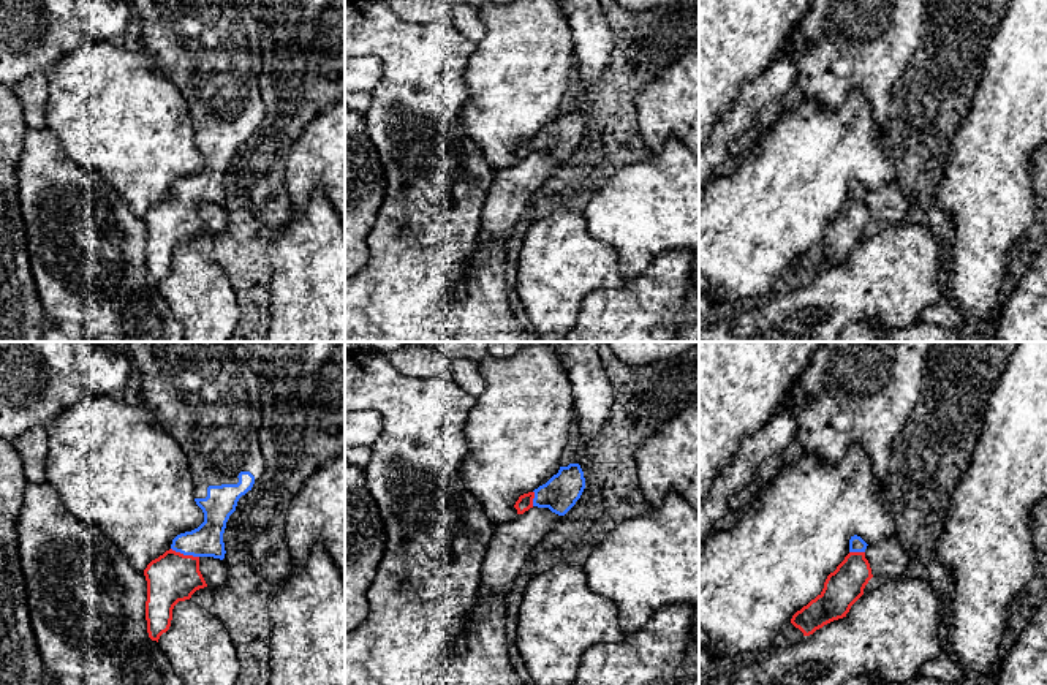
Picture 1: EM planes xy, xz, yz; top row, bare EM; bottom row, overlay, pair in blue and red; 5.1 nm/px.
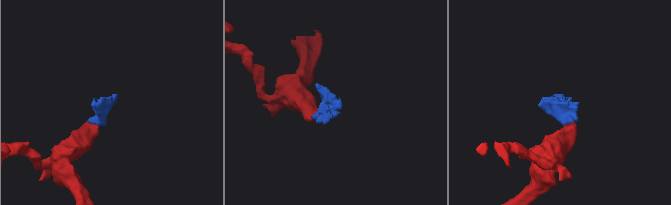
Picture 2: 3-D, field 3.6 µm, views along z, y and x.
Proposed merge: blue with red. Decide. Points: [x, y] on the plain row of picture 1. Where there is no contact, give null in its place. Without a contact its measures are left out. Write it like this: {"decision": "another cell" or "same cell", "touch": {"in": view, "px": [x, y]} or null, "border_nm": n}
{"decision": "same cell", "touch": {"in": "xy", "px": [185, 200]}, "border_nm": 150}

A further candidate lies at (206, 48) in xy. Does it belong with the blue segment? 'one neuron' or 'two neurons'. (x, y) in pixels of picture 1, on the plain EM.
one neuron

